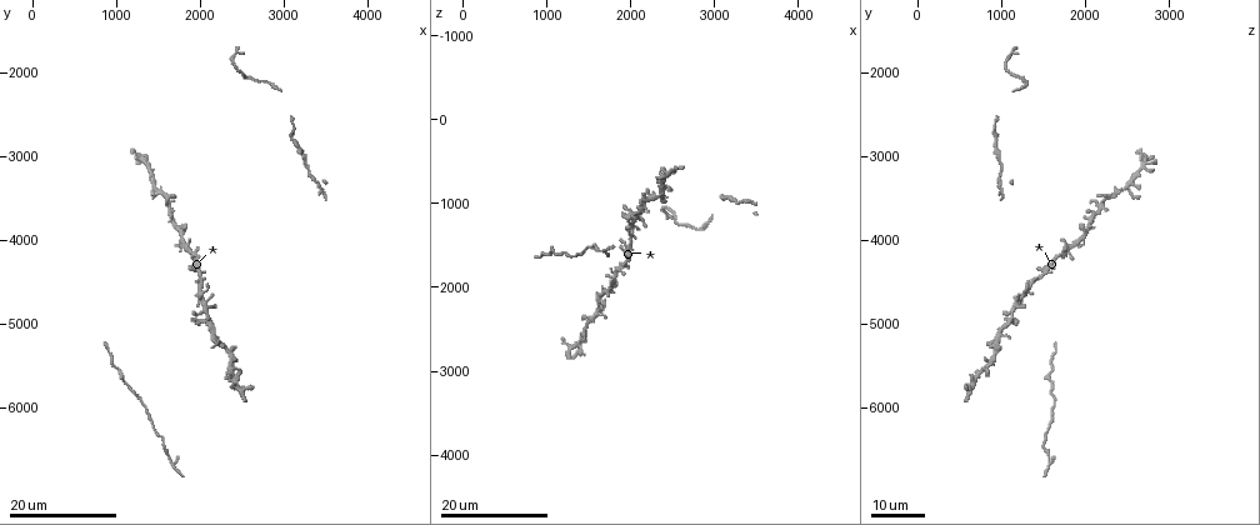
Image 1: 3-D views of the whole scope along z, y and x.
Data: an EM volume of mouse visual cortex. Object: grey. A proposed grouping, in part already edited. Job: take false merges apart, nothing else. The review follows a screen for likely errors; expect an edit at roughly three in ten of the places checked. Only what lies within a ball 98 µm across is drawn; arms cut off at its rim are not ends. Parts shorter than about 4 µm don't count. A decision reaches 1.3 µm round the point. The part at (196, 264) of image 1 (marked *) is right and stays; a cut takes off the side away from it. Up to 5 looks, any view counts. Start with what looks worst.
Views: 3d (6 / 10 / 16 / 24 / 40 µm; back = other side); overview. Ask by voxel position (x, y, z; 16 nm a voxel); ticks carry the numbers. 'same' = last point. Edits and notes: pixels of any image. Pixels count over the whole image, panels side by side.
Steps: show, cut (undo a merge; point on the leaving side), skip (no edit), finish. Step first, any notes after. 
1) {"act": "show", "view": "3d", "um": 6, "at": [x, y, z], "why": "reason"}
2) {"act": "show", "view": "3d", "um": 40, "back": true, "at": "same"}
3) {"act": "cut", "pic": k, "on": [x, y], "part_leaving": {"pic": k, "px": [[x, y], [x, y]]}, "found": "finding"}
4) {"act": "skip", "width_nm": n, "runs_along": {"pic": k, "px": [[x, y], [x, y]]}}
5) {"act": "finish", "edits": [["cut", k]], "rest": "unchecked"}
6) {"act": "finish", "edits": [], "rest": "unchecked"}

{"act": "show", "view": "3d", "um": 24, "at": [2050, 4600, 1250], "why": "four-way junction"}

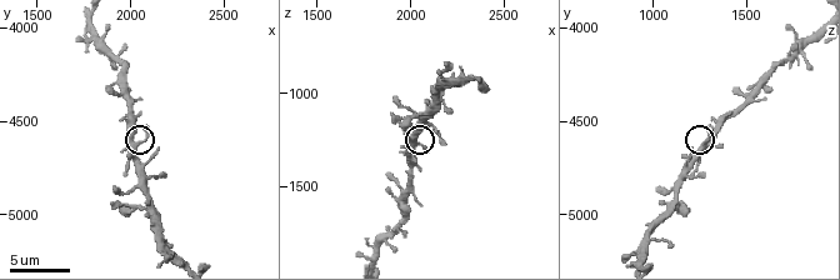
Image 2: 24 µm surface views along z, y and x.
{"act": "show", "view": "3d", "um": 6, "at": [2040, 4640, 1280]}

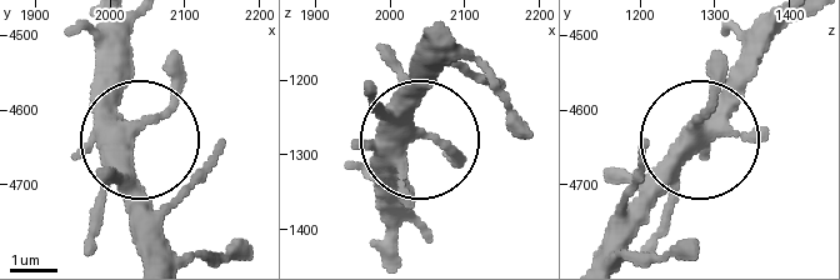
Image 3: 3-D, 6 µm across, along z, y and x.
{"act": "skip", "side_arm_um": 48, "arms": 4, "found": "one cell here"}

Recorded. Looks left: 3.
{"act": "show", "view": "3d", "um": 24, "at": [1050, 5600, 1600], "why": "arms part here"}

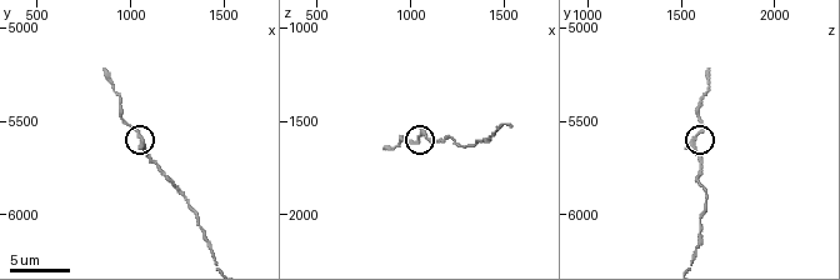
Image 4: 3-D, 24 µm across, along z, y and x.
{"act": "show", "view": "3d", "um": 6, "at": [1060, 5600, 1560], "why": "zoom in"}

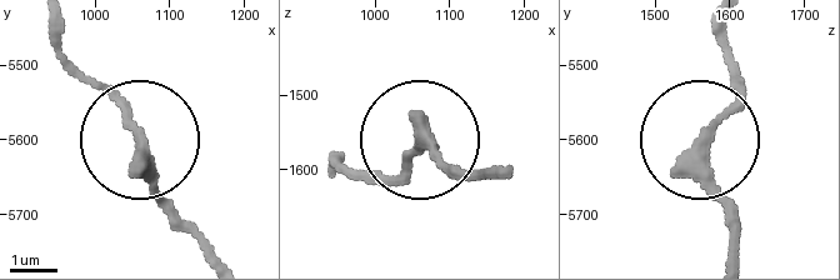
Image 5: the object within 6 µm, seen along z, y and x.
{"act": "skip", "found": "continuous, no second cell"}

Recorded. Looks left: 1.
{"act": "show", "view": "3d", "um": 16, "at": [2080, 4960, 1120], "why": "looks like a crossing"}

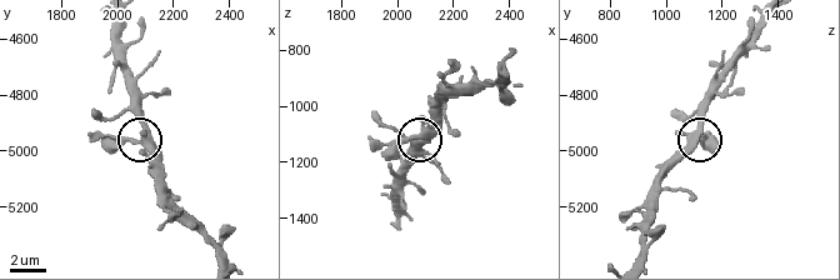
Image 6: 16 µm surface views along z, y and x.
{"act": "skip", "found": "continuous, no second cell"}

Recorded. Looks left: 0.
{"act": "finish", "edits": [], "rest": "unchecked"}

